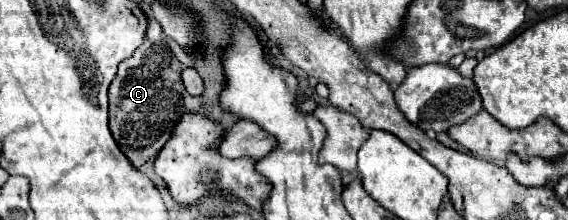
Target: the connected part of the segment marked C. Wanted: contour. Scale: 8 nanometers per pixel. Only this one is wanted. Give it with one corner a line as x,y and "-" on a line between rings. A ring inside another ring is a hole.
147,41
135,55
119,65
119,71
109,85
109,129
115,143
127,155
131,165
139,169
153,159
171,135
175,121
185,111
203,107
201,97
191,97
181,83
183,65
171,53
169,45
-
147,51
147,59
145,59
-
183,109
183,111
181,111

